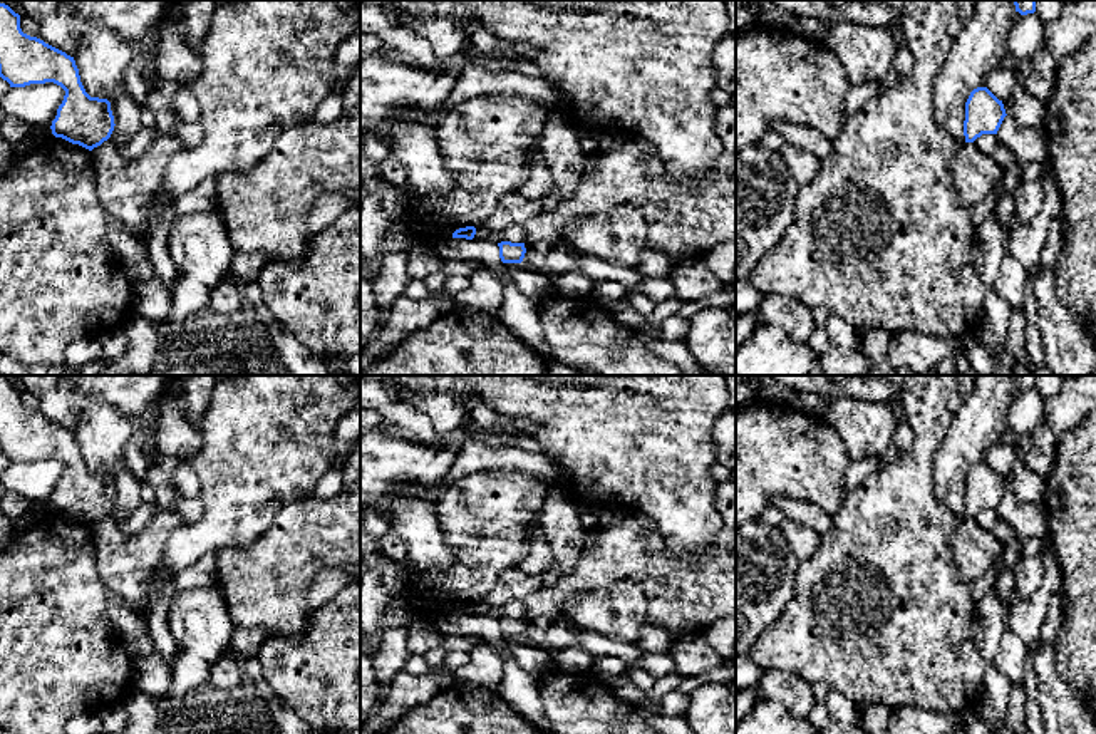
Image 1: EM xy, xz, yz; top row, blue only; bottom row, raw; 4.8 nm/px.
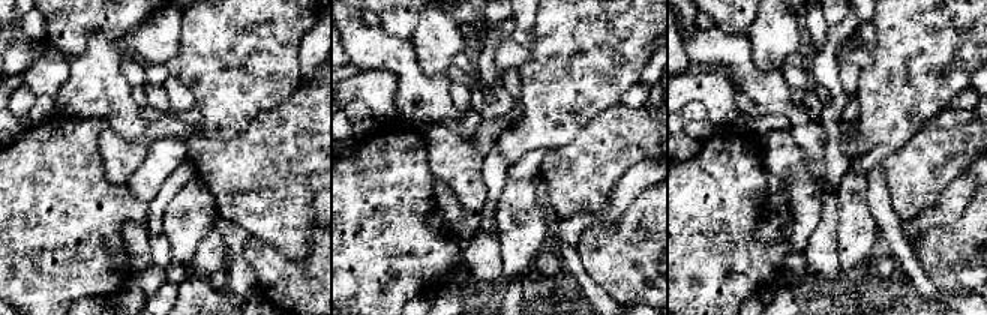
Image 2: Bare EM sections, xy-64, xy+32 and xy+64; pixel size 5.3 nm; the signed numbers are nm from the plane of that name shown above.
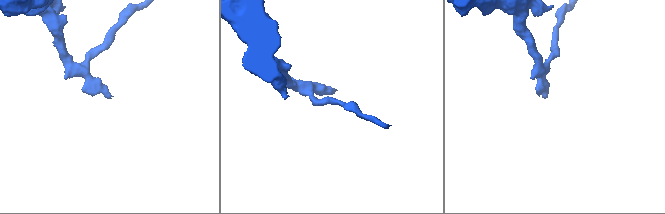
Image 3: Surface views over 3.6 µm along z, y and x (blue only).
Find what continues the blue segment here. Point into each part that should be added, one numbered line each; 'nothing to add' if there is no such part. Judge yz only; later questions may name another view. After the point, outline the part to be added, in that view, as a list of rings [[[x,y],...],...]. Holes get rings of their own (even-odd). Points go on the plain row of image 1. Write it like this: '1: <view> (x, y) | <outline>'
nothing to add

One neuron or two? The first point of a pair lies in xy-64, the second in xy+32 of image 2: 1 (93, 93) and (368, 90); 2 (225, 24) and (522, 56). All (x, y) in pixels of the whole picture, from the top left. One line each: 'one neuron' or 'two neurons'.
1: two neurons
2: two neurons

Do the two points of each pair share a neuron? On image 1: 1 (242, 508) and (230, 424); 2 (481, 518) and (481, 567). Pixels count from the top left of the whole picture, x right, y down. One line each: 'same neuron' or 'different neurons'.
1: same neuron
2: same neuron

